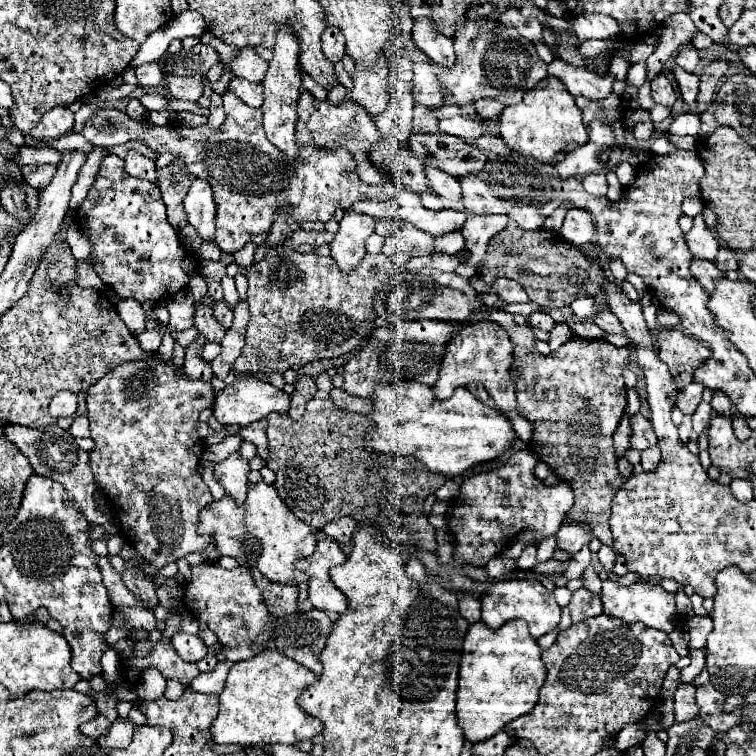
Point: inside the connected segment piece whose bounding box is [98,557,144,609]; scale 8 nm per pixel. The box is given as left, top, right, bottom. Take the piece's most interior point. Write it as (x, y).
(119, 595)

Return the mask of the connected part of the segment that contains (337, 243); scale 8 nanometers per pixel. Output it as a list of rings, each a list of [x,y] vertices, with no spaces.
[[[348,211],[340,221],[340,229],[330,243],[330,257],[340,271],[352,271],[366,255],[366,239],[374,233],[374,217]]]

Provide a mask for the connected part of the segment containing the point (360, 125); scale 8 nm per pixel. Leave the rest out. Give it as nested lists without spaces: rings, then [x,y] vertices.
[[[314,99],[314,113],[308,117],[306,127],[314,139],[314,147],[318,149],[334,149],[334,147],[346,147],[358,161],[358,175],[368,181],[370,185],[378,185],[380,181],[392,181],[390,175],[380,175],[372,163],[368,163],[368,151],[374,143],[382,139],[382,133],[374,125],[374,121],[364,115],[362,107],[356,105],[352,99],[344,99],[338,105],[332,105],[330,101],[318,101]]]

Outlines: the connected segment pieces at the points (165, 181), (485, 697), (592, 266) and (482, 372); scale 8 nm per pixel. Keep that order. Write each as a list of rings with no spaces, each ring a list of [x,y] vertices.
[[[178,163],[158,167],[156,173],[158,173],[158,187],[162,193],[162,201],[164,201],[166,211],[168,211],[168,223],[176,231],[180,231],[182,227],[188,225],[182,199],[188,193],[192,179],[186,177],[186,173],[182,171],[182,167]]]
[[[524,619],[508,621],[498,629],[490,629],[482,621],[468,627],[456,693],[456,717],[466,741],[480,743],[490,739],[512,719],[532,711],[546,679],[540,653],[542,649],[528,633],[528,623],[524,623]]]
[[[512,221],[490,239],[480,267],[484,267],[482,279],[488,285],[494,285],[500,277],[516,279],[528,293],[530,301],[546,307],[566,307],[578,297],[594,297],[600,293],[600,279],[606,277],[598,263],[588,263],[578,247],[560,239],[560,233],[546,229],[524,231]]]
[[[480,321],[470,323],[460,329],[460,333],[448,343],[446,355],[440,367],[440,379],[434,385],[434,393],[438,399],[448,399],[456,387],[466,387],[468,383],[482,383],[490,397],[496,401],[500,411],[514,411],[516,409],[516,393],[514,381],[510,377],[510,367],[514,365],[514,345],[510,343],[506,331],[492,323]]]

